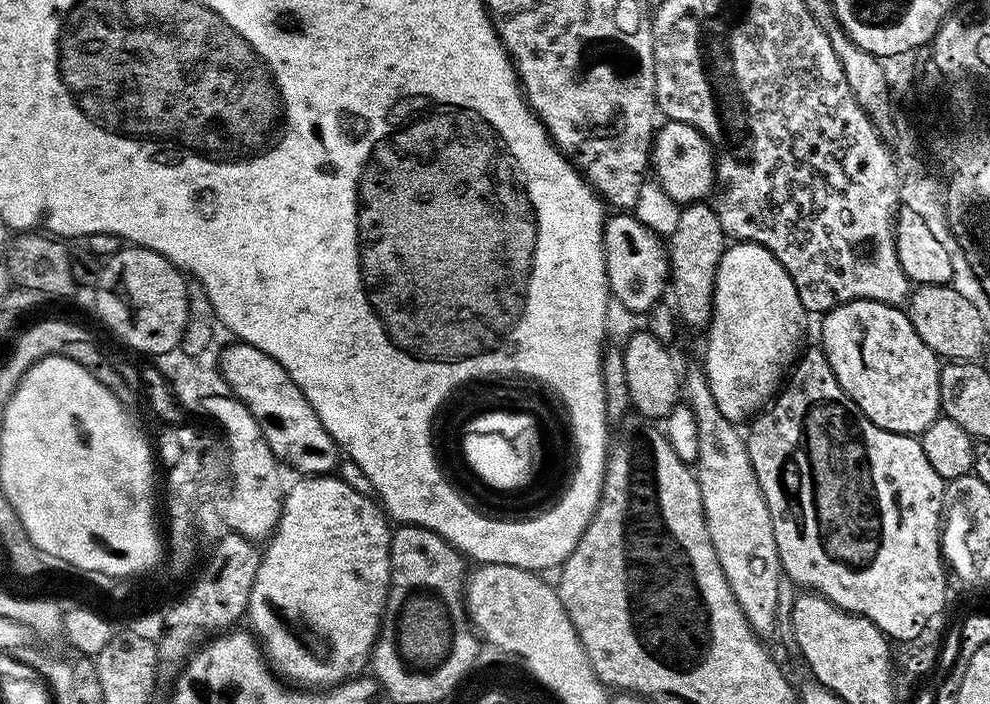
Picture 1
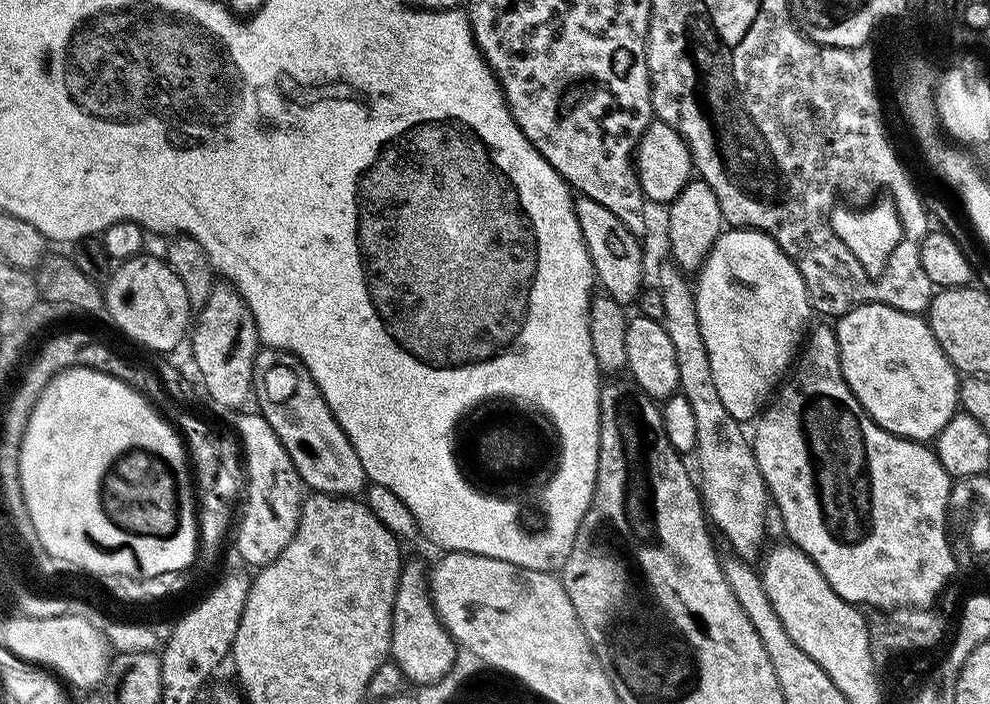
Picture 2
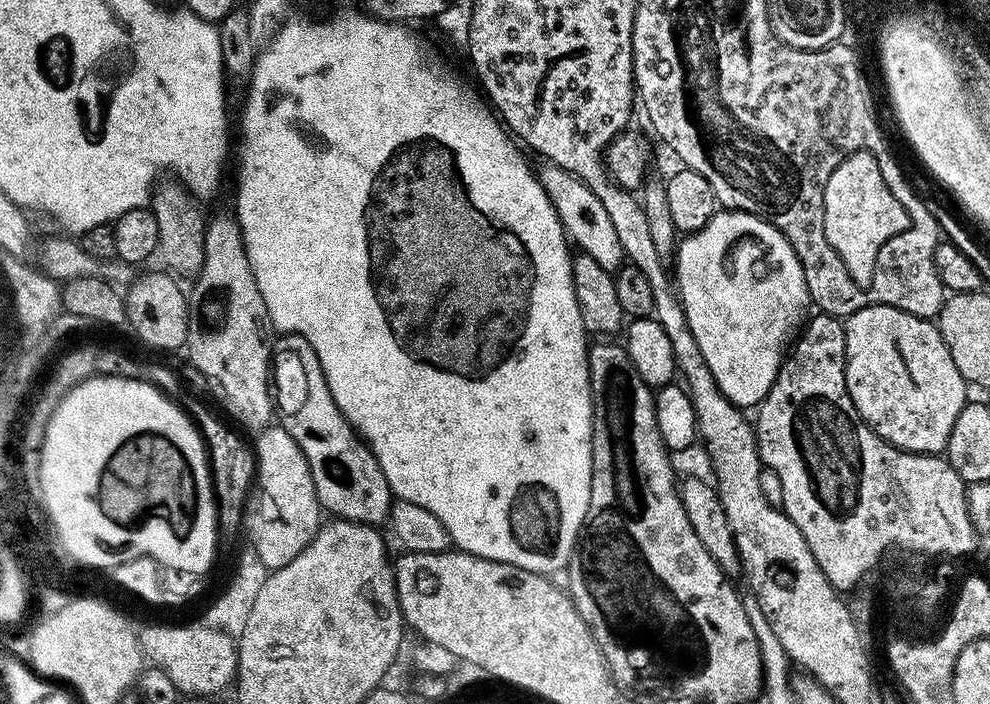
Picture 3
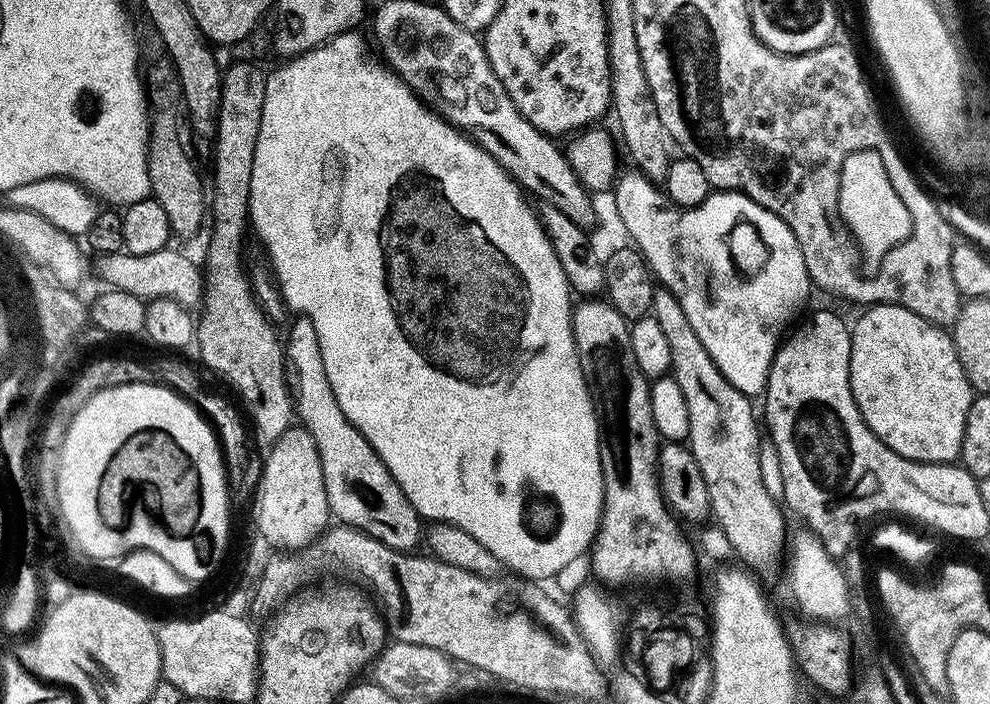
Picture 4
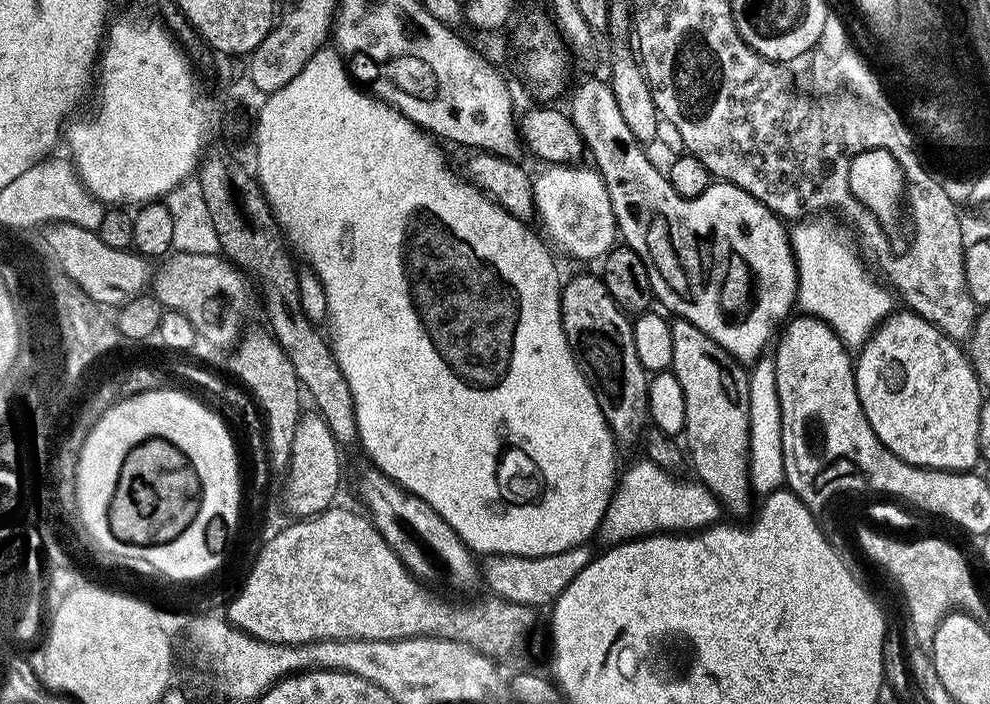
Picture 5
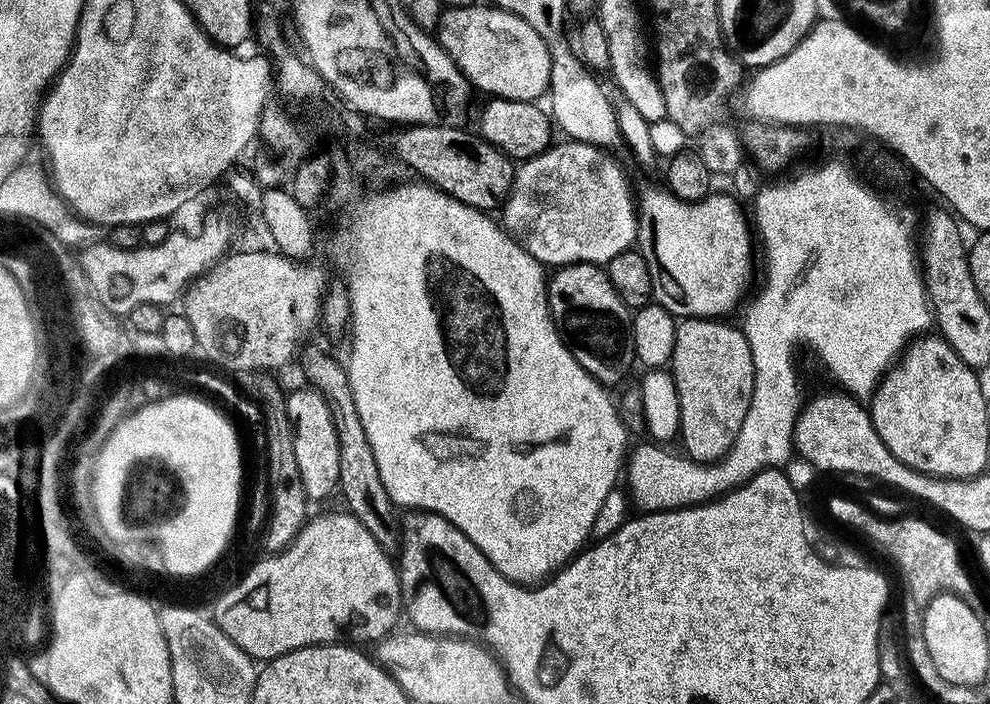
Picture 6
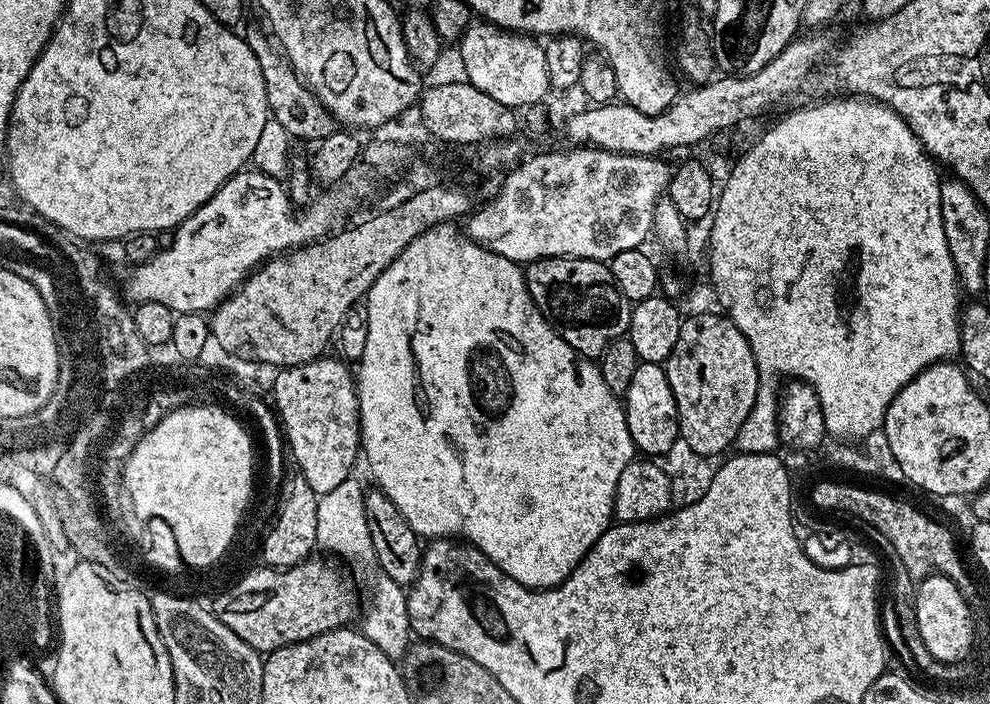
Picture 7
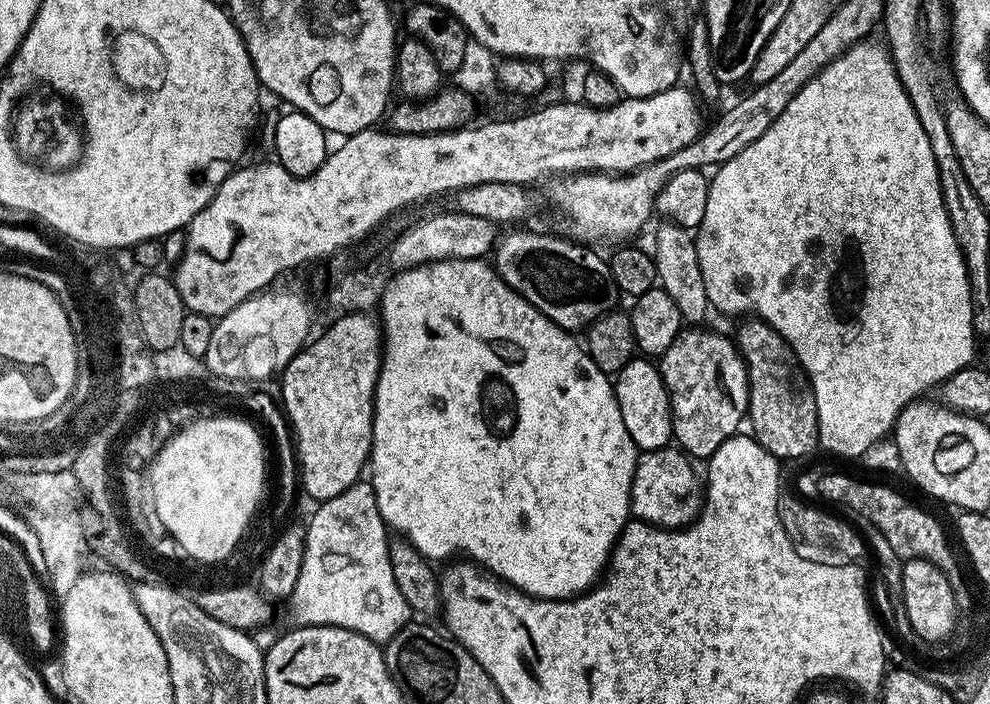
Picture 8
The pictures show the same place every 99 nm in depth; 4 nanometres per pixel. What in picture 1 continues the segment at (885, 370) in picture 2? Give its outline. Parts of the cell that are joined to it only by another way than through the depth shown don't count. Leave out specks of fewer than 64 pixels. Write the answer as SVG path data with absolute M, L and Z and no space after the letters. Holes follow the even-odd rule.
M851 300L823 313L820 324L819 347L823 348L830 362L830 370L834 370L834 378L838 378L838 386L853 400L882 430L897 432L903 436L919 437L926 431L930 422L934 422L940 411L940 365L941 357L937 356L926 342L914 330L907 311L899 307L883 304L880 300Z

